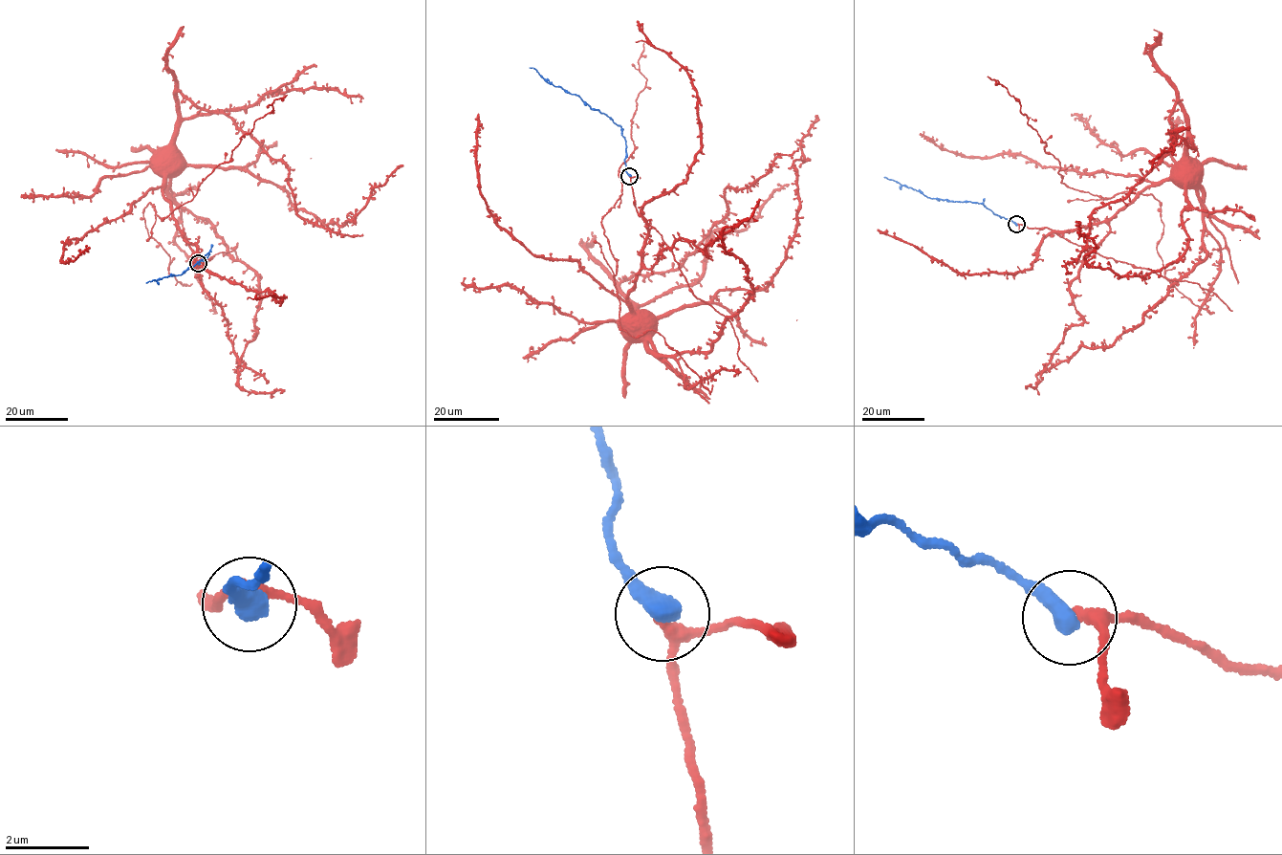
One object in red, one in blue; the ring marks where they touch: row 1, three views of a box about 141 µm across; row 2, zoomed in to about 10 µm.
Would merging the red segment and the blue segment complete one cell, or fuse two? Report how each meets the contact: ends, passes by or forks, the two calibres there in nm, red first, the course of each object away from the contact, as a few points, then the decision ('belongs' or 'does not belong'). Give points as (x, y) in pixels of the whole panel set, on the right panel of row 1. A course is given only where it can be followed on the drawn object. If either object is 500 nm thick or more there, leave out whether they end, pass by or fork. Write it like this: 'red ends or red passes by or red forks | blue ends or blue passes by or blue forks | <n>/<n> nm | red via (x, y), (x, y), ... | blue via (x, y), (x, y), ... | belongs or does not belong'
240/550 nm | red via (1017, 224), (1063, 231), (1109, 222), (1140, 192), (1170, 178), (1178, 179) | blue via (1016, 225), (978, 202), (928, 197), (884, 177) | belongs

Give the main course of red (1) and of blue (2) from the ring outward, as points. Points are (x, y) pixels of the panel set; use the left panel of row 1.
1: (198, 263), (192, 258), (197, 253), (197, 247), (181, 233), (162, 191), (168, 173), (178, 171), (177, 168)
2: (198, 263), (210, 251), (181, 274), (146, 282)

